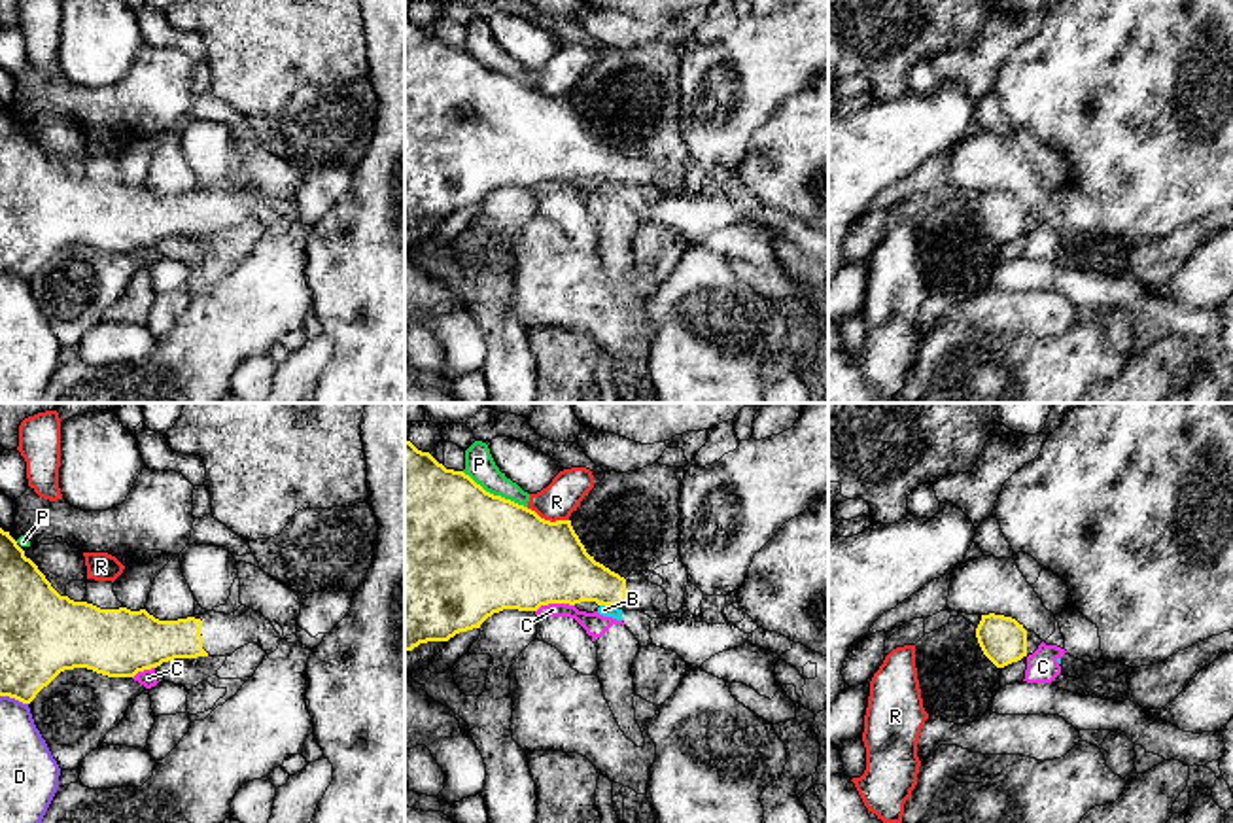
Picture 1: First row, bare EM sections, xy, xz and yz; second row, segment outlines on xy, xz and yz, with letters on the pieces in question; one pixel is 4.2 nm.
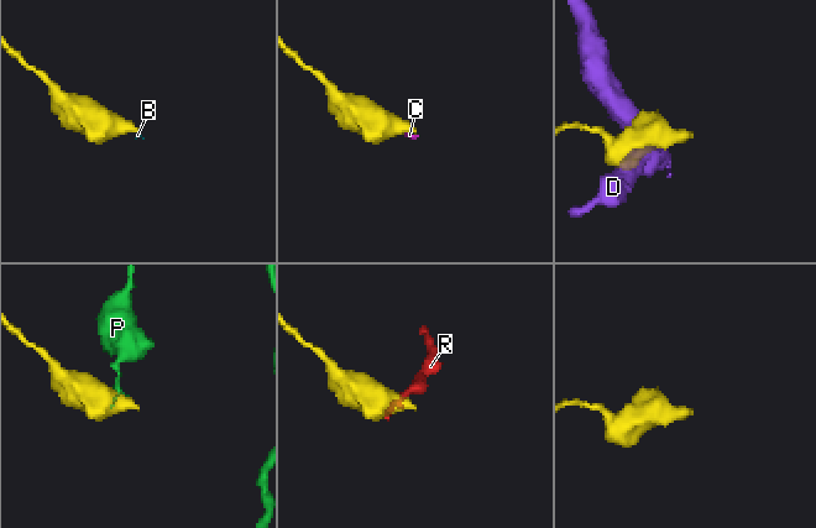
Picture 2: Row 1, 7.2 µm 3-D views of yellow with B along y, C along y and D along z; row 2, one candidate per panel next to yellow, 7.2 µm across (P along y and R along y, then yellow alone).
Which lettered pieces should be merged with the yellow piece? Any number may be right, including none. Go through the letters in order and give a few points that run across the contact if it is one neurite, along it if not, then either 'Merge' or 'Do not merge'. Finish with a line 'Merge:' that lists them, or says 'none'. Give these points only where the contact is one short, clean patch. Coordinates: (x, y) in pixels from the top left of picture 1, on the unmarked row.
B: Line: xz (600, 180), (617, 184). Do not merge
C: Line: xz (573, 180), (543, 180), (536, 188). Do not merge
D: Do not merge
P: Do not merge
R: Line: xz (526, 84), (551, 97), (568, 97). Do not merge
Merge: none

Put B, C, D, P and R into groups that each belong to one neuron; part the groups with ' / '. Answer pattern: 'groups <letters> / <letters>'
groups B C / D / P / R

